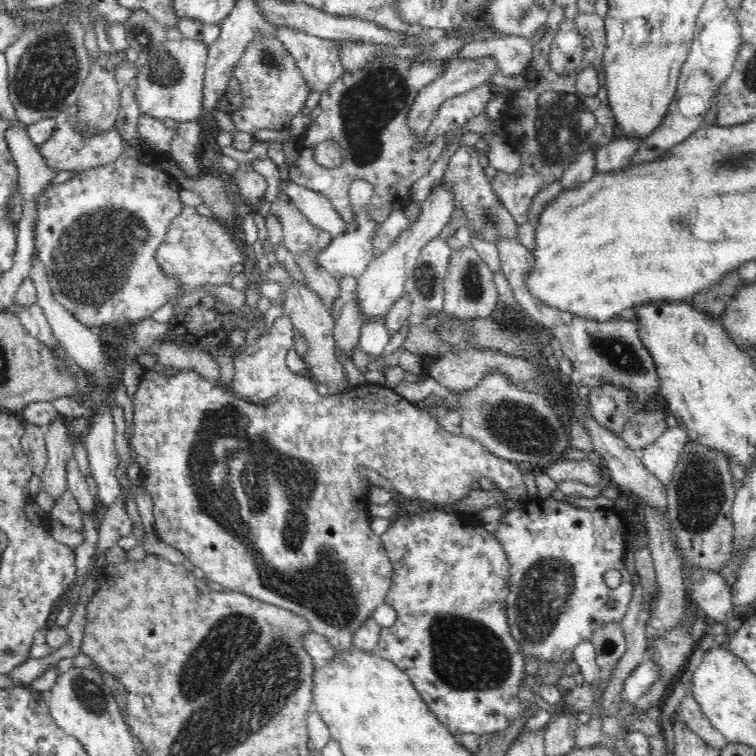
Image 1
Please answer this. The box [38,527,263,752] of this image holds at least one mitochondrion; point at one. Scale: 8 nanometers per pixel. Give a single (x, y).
(90, 694)

